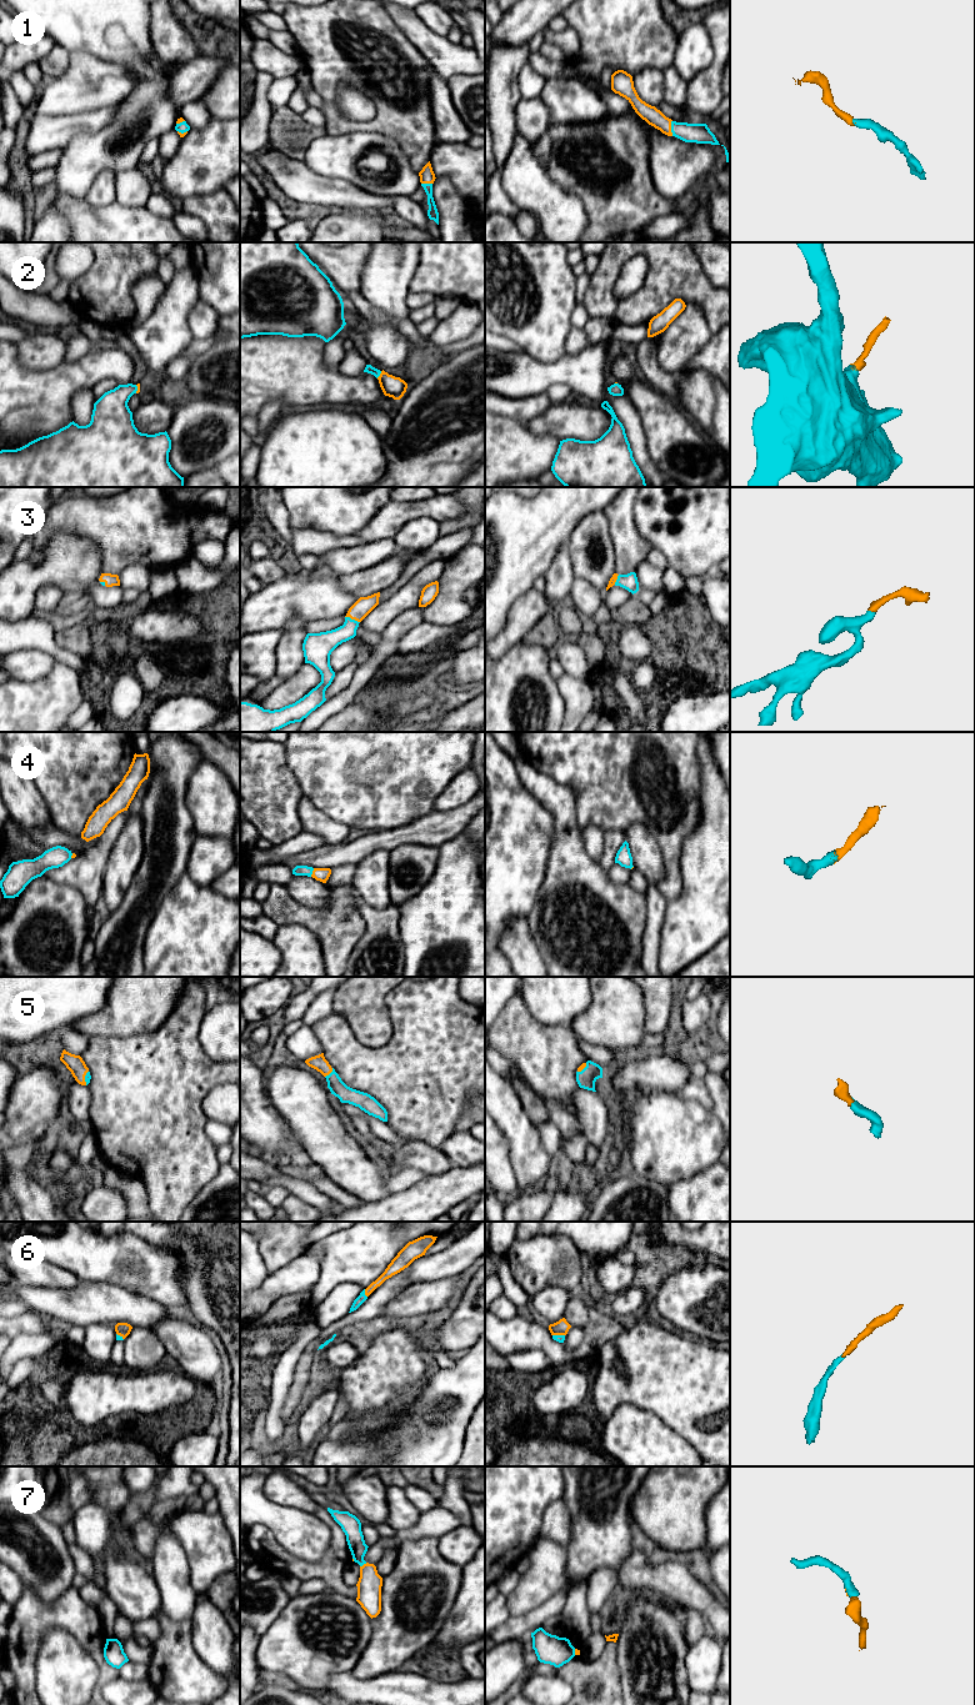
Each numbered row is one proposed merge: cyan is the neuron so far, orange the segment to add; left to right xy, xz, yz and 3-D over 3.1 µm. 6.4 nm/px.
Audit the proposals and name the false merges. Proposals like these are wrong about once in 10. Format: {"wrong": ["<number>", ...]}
{"wrong": []}

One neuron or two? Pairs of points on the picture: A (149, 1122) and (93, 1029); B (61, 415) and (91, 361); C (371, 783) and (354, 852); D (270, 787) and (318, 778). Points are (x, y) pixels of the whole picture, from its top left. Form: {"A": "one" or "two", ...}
{"A": "two", "B": "one", "C": "two", "D": "two"}

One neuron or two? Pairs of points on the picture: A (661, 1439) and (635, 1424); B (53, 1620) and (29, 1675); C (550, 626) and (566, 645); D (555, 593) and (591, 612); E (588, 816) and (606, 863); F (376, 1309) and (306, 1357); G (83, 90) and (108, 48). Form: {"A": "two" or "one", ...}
{"A": "one", "B": "one", "C": "two", "D": "two", "E": "two", "F": "one", "G": "two"}

